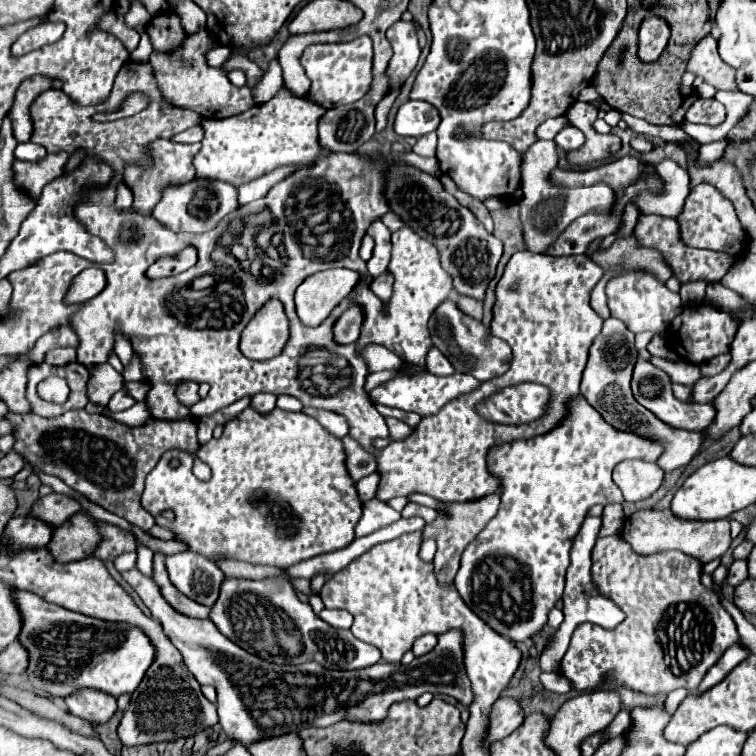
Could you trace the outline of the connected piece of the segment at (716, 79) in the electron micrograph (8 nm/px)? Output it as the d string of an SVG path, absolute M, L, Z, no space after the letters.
M712 34L698 40L698 44L692 48L686 70L694 76L700 76L706 84L712 84L718 90L738 90L734 84L734 68L724 64L720 58L718 42Z

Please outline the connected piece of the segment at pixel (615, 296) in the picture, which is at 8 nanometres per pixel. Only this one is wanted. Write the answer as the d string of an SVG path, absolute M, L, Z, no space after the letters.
M632 270L622 276L612 278L606 284L606 296L608 296L608 308L614 318L622 320L634 334L652 330L652 332L664 332L672 324L672 320L682 312L682 300L678 294L670 292L662 282L658 282L652 274L644 270Z

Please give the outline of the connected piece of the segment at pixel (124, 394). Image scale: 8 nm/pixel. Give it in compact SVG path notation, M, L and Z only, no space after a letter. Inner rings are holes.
M120 388L120 390L110 398L108 408L110 408L112 412L120 412L120 410L128 410L134 402L136 402L136 400L128 394L128 390L126 390L126 388Z

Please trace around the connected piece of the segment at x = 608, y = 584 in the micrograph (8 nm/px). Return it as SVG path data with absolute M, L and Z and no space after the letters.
M622 536L598 538L592 548L592 580L598 594L610 598L626 614L612 632L602 626L584 622L570 640L568 652L560 662L560 674L570 680L572 690L586 692L604 686L626 686L646 696L666 696L676 688L694 692L706 672L722 658L722 654L738 642L738 630L732 616L722 608L718 596L700 582L702 562L692 560L684 552L670 550L652 556L636 554Z

